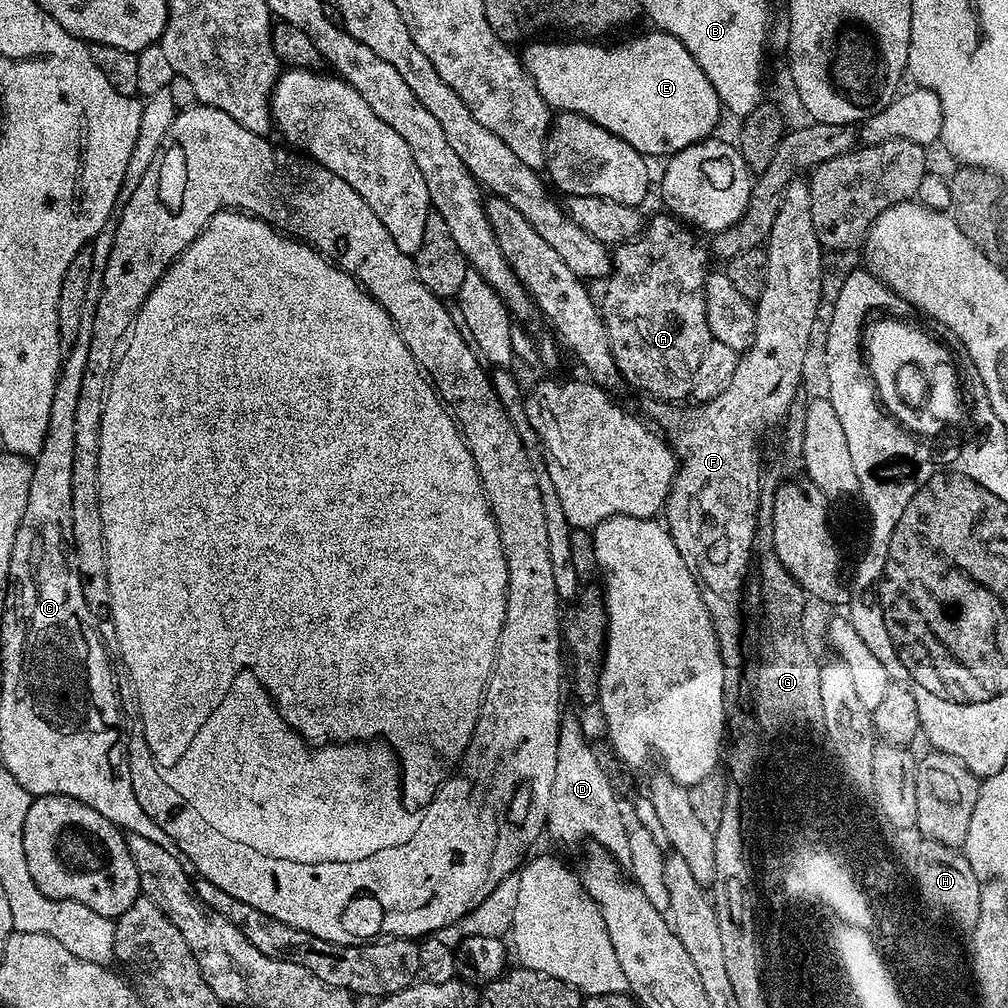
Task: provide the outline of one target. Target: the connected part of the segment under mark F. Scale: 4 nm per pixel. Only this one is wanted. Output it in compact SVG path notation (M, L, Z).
M793 178L788 181L788 185L784 188L784 193L780 195L780 205L774 214L774 222L770 226L768 235L772 240L766 245L768 266L765 274L765 286L759 299L757 299L754 304L756 309L756 325L754 326L752 342L744 349L738 366L734 370L734 378L730 378L730 386L726 386L726 390L722 390L722 394L718 394L718 398L707 402L700 402L692 406L696 408L688 408L685 412L670 413L668 416L668 432L666 431L666 439L678 461L676 477L672 480L671 490L668 491L668 502L666 505L668 520L666 519L666 527L668 533L674 538L674 546L678 546L678 554L682 558L682 562L686 562L690 574L701 587L700 593L704 599L706 610L712 615L712 625L716 631L716 640L720 643L720 657L724 663L724 671L729 681L739 678L740 667L744 664L744 648L740 645L740 639L744 636L744 620L740 617L740 599L744 596L744 579L748 576L748 567L751 569L754 564L753 544L756 540L758 488L759 482L762 479L762 473L760 473L760 452L756 447L760 444L760 435L762 435L775 420L782 419L783 416L787 414L788 407L795 402L796 396L798 397L798 391L801 389L801 382L797 379L797 372L800 369L801 357L804 357L803 348L805 343L813 342L814 340L812 327L816 324L816 311L820 308L820 291L824 288L824 269L826 269L826 266L825 263L817 259L817 241L816 235L814 234L814 218L810 214L810 190L808 189L807 179Z

